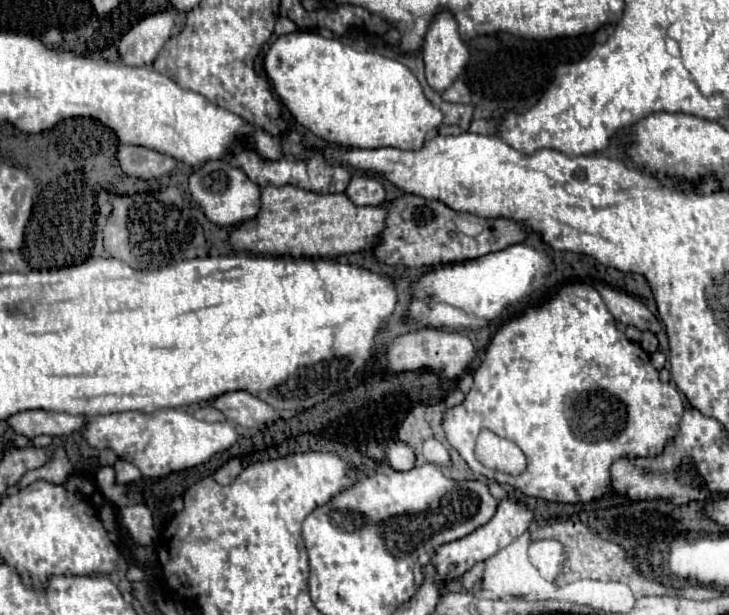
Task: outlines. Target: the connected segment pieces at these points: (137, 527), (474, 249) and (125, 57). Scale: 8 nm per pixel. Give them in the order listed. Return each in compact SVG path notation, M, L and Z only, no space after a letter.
M142 503L122 507L120 523L128 531L128 535L136 541L136 545L148 547L154 543L154 539L158 539L158 535L154 531L154 523L152 523L152 511Z
M402 195L388 205L382 243L374 249L374 253L386 265L440 265L484 257L488 253L520 243L526 235L526 227L508 219L486 219L472 213L458 213L440 201L428 201L416 195Z
M170 11L148 15L136 23L122 37L118 47L124 65L152 65L158 51L170 39L174 25L174 15Z

